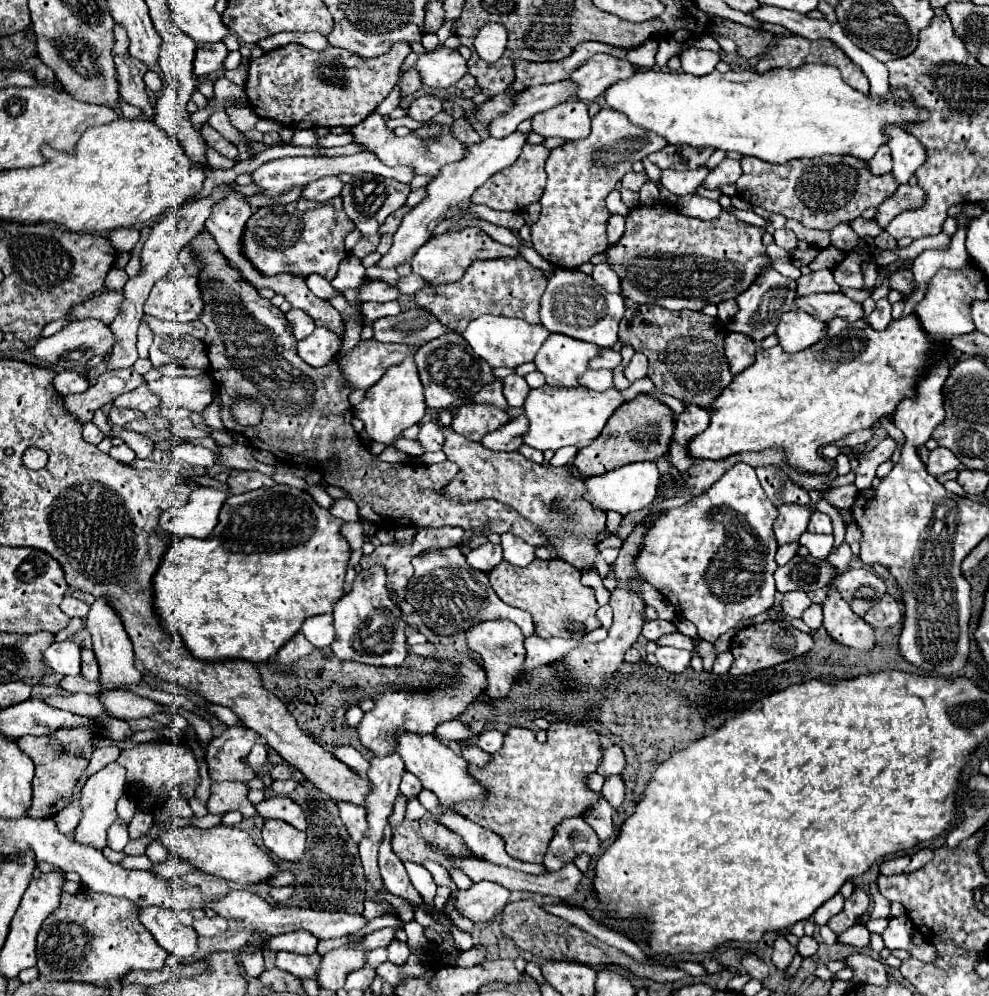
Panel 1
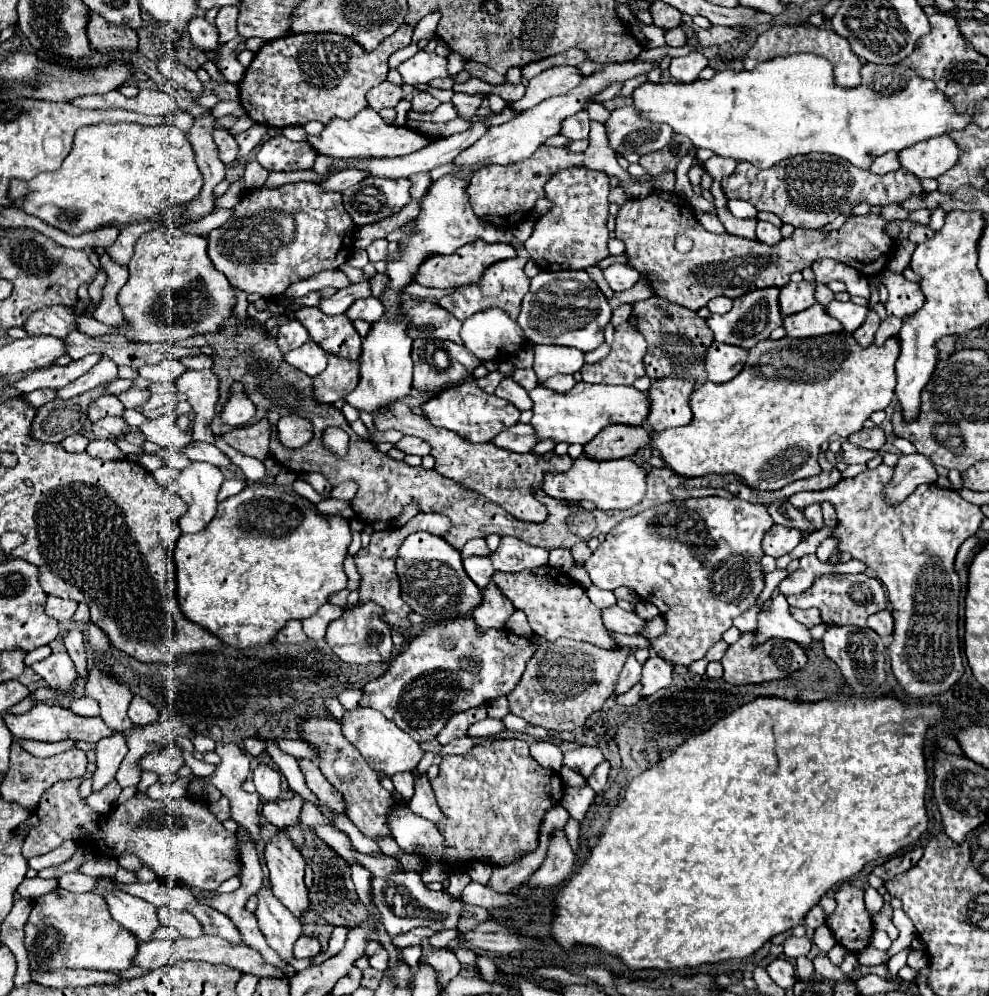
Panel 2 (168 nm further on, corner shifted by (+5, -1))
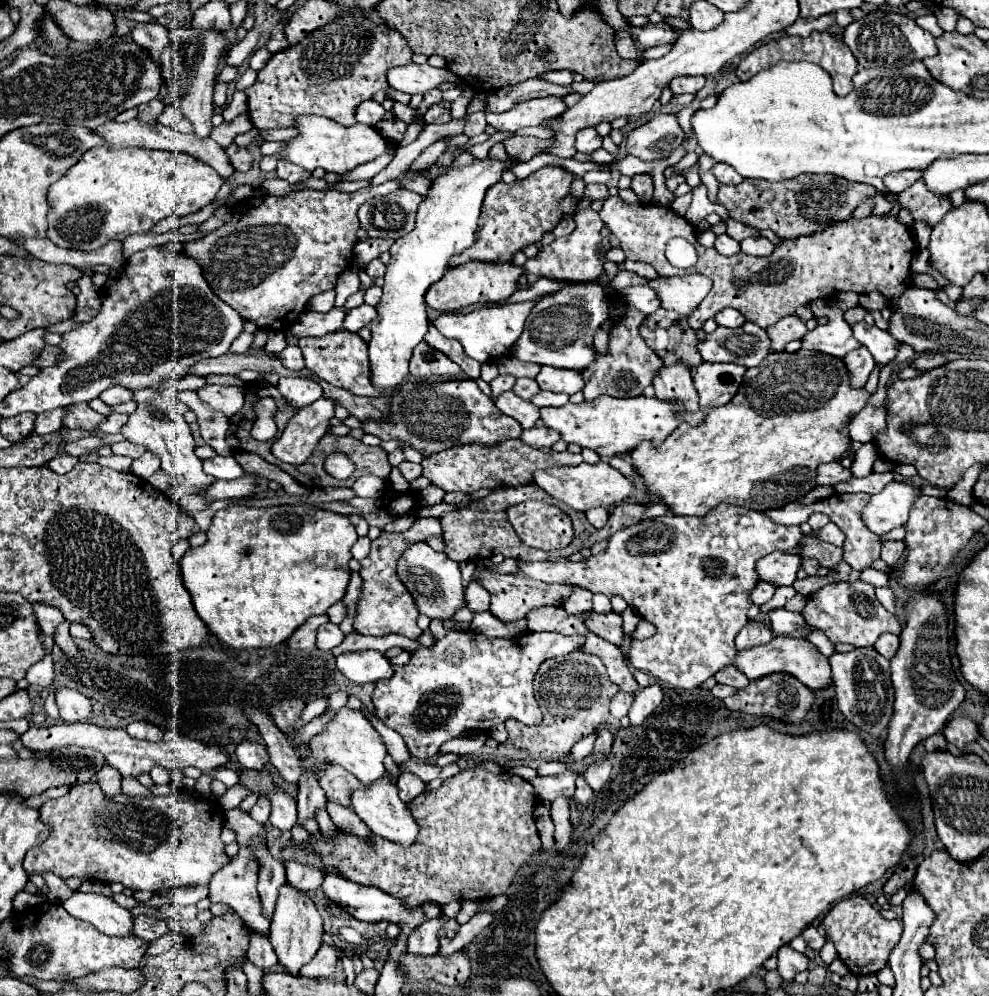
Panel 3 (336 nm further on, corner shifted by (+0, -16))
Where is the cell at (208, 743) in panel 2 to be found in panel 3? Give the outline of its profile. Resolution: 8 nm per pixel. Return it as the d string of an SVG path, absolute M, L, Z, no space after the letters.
M215 768L215 770L209 770L209 774L215 778L215 780L221 780L227 788L231 788L231 786L235 786L235 784L239 784L239 776L237 776L237 772L235 770L231 770L231 768Z

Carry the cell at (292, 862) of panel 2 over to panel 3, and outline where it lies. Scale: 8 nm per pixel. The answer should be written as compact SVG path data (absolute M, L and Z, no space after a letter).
M283 884L279 888L279 898L277 898L277 906L275 906L275 914L269 930L269 940L275 948L279 962L287 968L289 974L297 976L299 968L315 956L317 948L323 944L321 934L323 934L323 920L313 900L307 896L307 892L297 890L291 884Z

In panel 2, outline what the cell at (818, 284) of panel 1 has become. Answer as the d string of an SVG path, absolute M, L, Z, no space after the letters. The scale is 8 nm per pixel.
M802 281L802 283L790 283L780 291L780 313L782 317L788 317L792 313L800 313L816 303L814 299L814 283Z

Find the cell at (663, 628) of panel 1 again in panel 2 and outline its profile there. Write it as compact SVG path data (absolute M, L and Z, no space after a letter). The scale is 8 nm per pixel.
M618 605L602 609L602 621L608 631L636 635L644 629L644 621L634 611L624 611Z

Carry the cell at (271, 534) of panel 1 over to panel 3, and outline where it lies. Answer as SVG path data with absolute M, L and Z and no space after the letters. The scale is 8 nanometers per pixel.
M291 504L269 508L229 506L213 516L207 542L185 552L181 574L199 618L223 644L235 650L273 648L285 642L311 616L325 614L329 606L343 600L351 574L347 562L355 542L357 532L343 514Z

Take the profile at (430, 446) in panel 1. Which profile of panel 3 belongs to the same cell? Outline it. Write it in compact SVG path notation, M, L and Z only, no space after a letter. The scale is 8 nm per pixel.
M405 460L405 462L399 464L399 470L401 470L401 474L411 482L413 478L419 478L419 476L421 476L421 470L423 470L423 468L421 468L421 464L413 464L413 462L407 462L407 460Z

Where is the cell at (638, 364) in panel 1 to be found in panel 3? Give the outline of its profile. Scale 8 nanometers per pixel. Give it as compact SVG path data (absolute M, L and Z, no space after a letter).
M633 308L625 310L625 316L615 322L611 334L609 334L609 354L601 356L597 354L595 364L585 368L583 380L585 380L585 400L593 400L601 394L609 394L613 398L635 398L643 394L647 386L651 386L655 374L663 366L659 356L645 344L645 340L639 334L639 326L643 322L643 314L635 312Z

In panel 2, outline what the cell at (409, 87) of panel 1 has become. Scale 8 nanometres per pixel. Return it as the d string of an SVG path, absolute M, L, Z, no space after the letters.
M384 81L382 85L376 85L366 93L366 101L372 109L380 111L384 107L396 107L396 103L402 99L402 87L392 85L390 81Z

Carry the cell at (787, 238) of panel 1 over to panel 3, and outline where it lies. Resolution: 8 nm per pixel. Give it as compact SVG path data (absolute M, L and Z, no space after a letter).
M763 236L741 240L741 252L745 252L745 254L753 254L753 256L769 256L773 250L775 250L775 246L773 246L767 238L763 238Z

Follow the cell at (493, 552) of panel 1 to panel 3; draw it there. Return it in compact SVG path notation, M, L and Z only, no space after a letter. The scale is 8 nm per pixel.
M477 580L469 582L469 586L465 588L465 596L467 596L467 608L471 612L485 612L491 604L491 594Z

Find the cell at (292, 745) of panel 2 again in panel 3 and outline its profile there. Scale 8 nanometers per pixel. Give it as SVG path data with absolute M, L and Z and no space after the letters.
M243 742L237 746L235 750L239 762L245 768L253 768L253 770L263 770L269 764L269 756L267 756L267 748L259 742Z

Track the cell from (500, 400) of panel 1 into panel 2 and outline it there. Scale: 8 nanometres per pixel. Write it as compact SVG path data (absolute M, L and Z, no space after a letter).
M492 371L488 373L484 379L476 379L478 387L482 387L486 393L494 393L494 389L498 387L498 383L504 379L504 375L500 371Z

